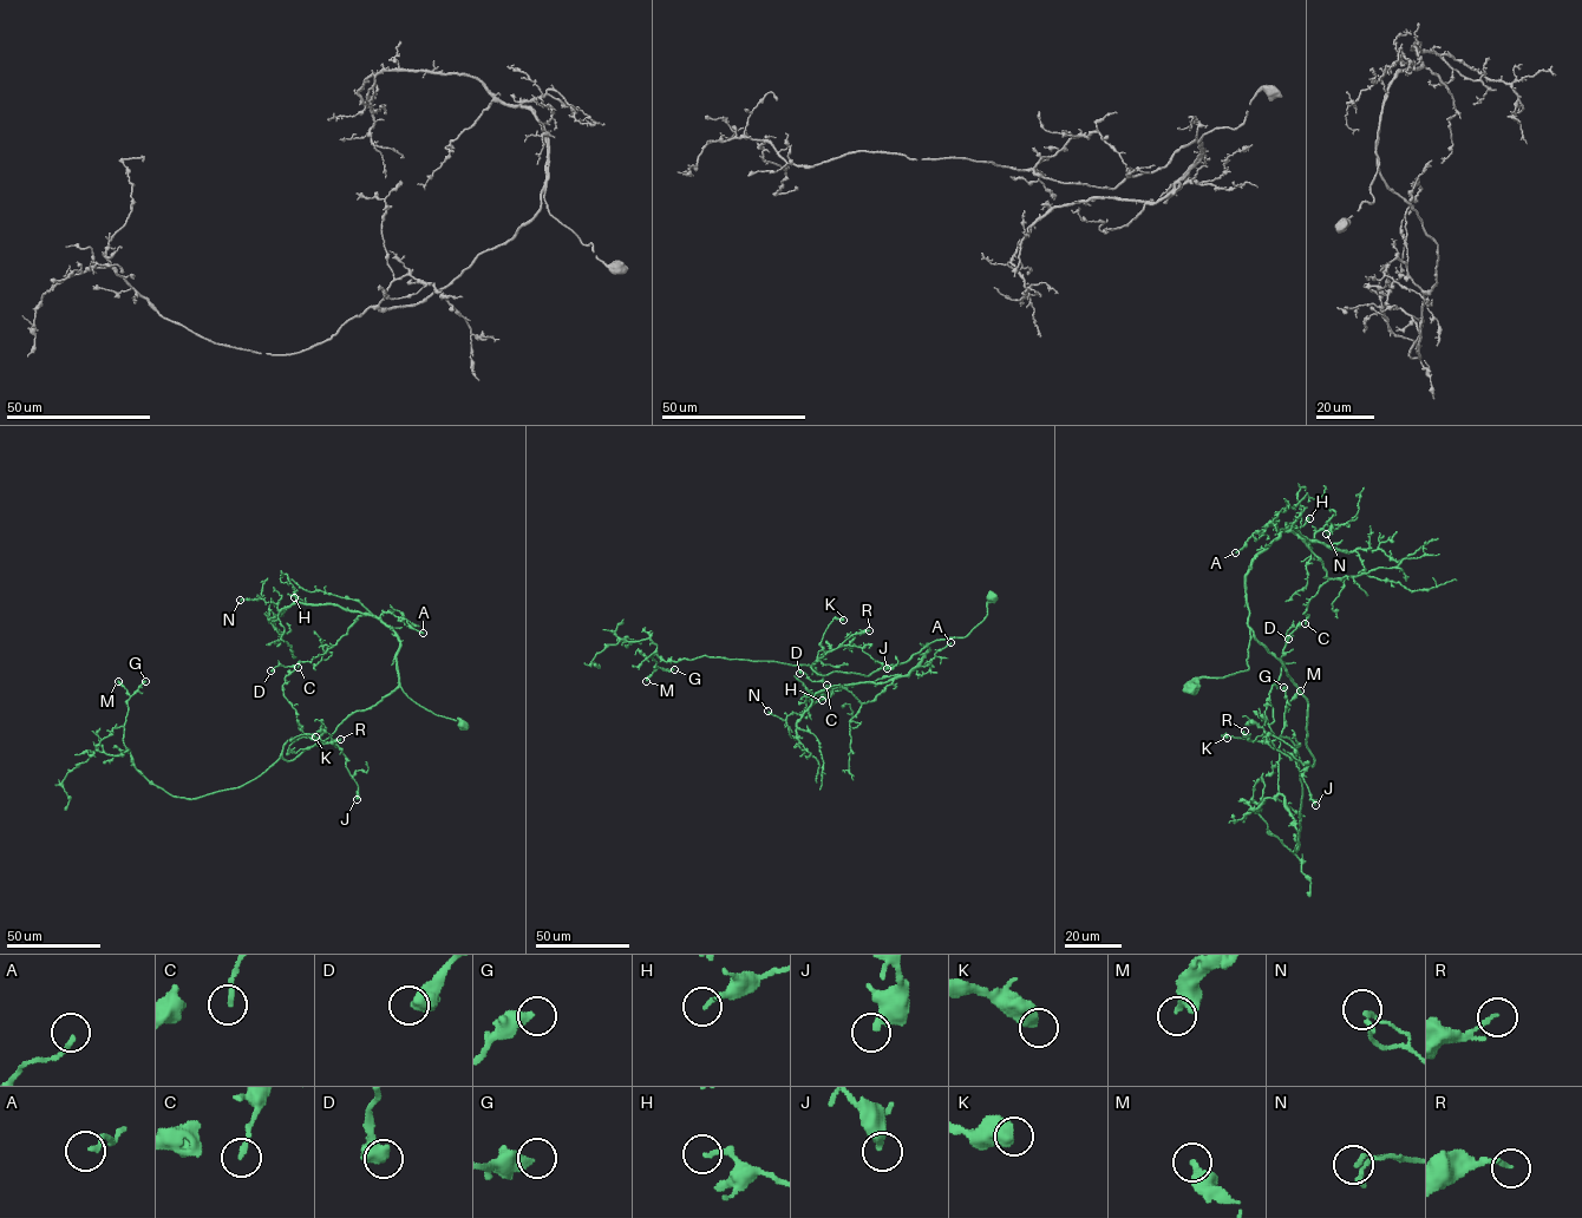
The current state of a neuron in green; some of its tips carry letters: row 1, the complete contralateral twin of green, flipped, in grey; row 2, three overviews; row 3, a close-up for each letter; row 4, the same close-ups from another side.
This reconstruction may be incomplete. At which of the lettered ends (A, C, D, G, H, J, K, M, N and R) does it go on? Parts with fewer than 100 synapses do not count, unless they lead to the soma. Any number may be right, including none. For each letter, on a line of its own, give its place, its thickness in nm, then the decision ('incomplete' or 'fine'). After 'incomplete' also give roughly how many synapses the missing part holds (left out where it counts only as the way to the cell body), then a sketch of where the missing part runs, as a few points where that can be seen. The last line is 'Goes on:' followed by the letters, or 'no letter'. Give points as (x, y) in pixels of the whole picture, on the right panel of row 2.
A: (1235, 552) | 180 nm | fine
C: (1305, 623) | 190 nm | fine
D: (1288, 639) | 600 nm | fine
G: (1283, 687) | 440 nm | fine
H: (1309, 518) | 170 nm | fine
J: (1315, 805) | 360 nm | fine
K: (1227, 738) | 550 nm | fine
M: (1300, 691) | 320 nm | fine
N: (1326, 534) | 140 nm | fine
R: (1244, 731) | 150 nm | fine
Goes on: no letter

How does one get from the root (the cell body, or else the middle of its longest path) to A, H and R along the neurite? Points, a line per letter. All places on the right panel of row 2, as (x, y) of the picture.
A: (1194, 688), (1202, 678), (1248, 669), (1246, 574), (1277, 536), (1277, 528), (1268, 524), (1235, 552)
H: (1194, 688), (1202, 678), (1248, 669), (1250, 562), (1289, 529), (1286, 524), (1293, 530), (1309, 518)
R: (1194, 688), (1248, 669), (1252, 630), (1307, 701), (1313, 764), (1288, 738), (1253, 741), (1244, 731)

